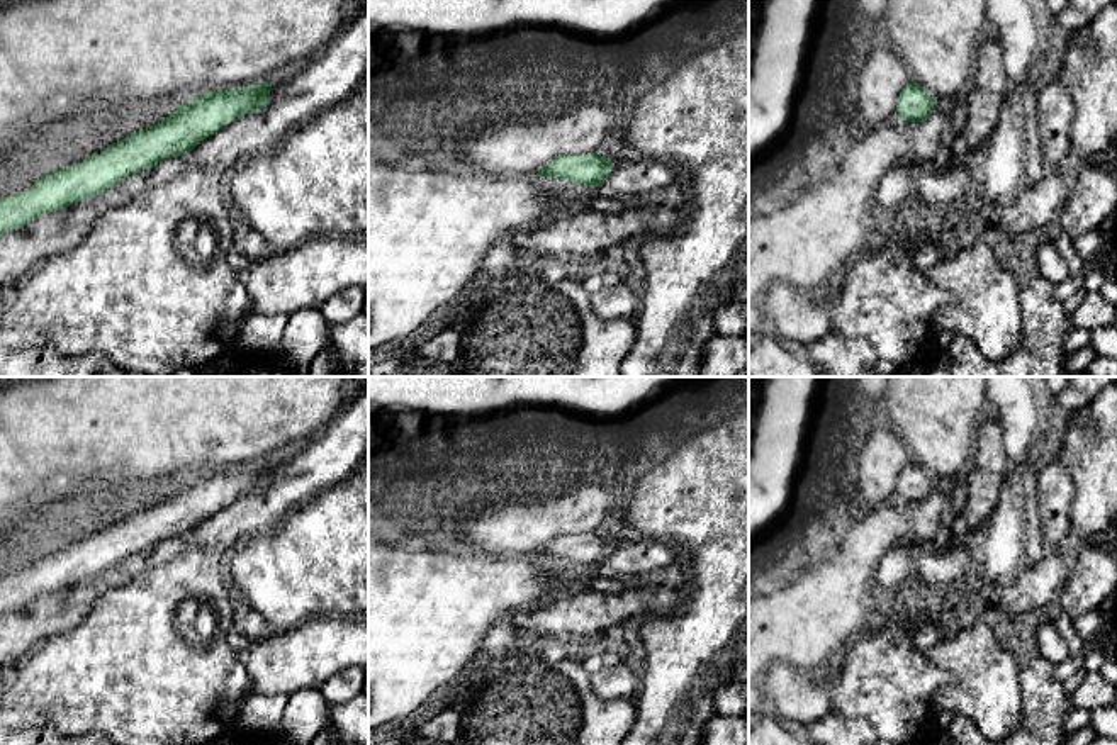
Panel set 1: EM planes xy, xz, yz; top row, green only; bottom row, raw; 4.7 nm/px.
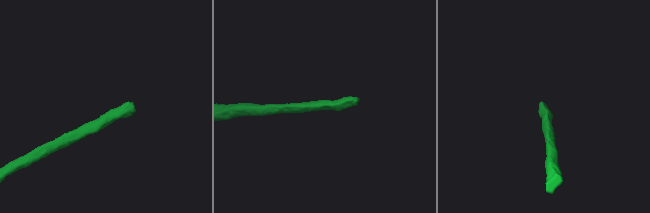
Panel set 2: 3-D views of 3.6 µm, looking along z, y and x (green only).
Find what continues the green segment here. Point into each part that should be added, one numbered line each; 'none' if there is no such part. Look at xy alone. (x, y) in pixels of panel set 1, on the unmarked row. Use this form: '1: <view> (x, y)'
none

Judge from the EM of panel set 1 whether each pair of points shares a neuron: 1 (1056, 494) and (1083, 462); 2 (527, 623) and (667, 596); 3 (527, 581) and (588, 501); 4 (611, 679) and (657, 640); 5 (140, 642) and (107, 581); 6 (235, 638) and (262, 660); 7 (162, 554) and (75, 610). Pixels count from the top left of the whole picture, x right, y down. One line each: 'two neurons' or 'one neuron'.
1: two neurons
2: one neuron
3: two neurons
4: two neurons
5: two neurons
6: two neurons
7: one neuron

